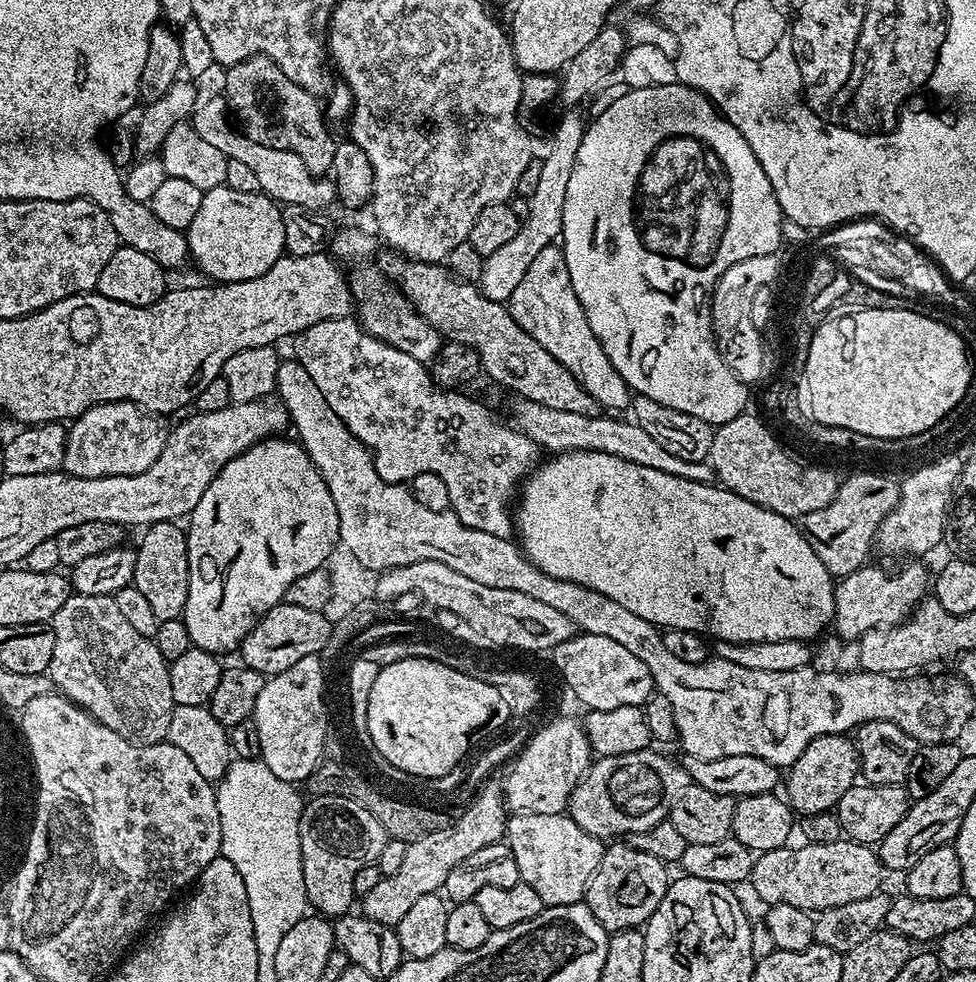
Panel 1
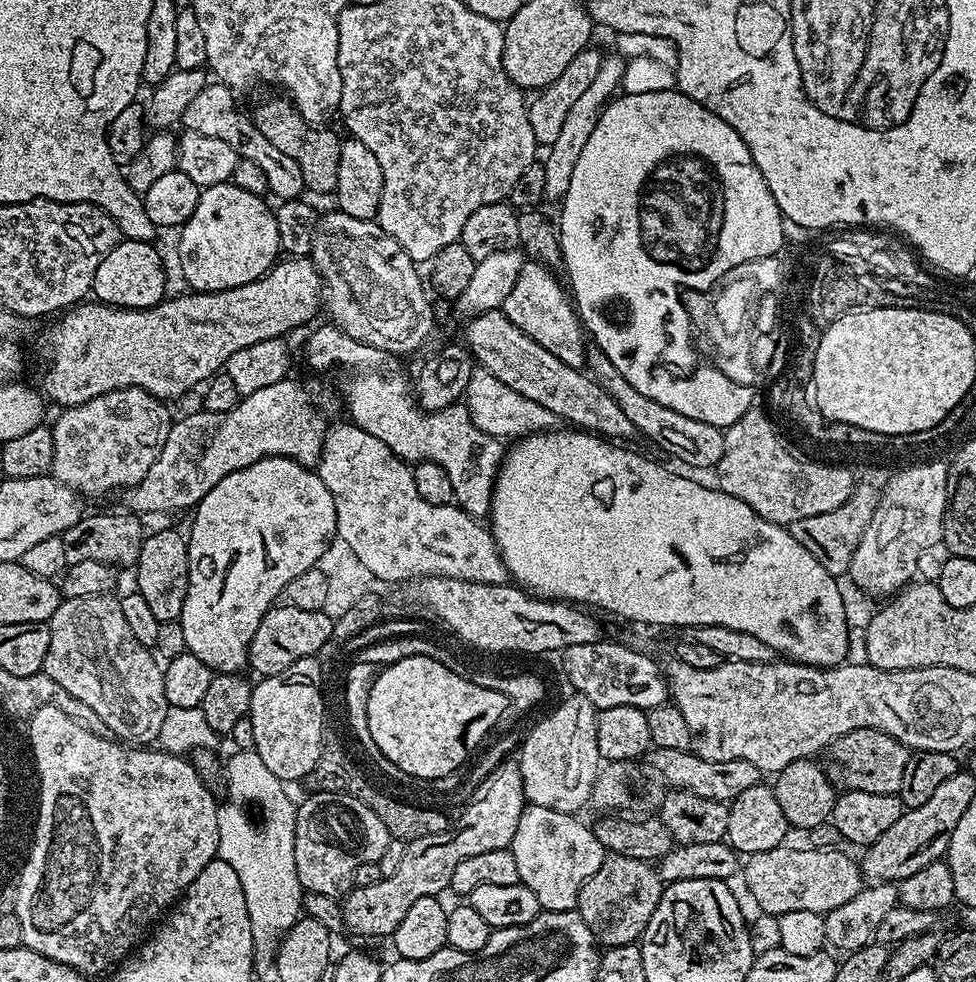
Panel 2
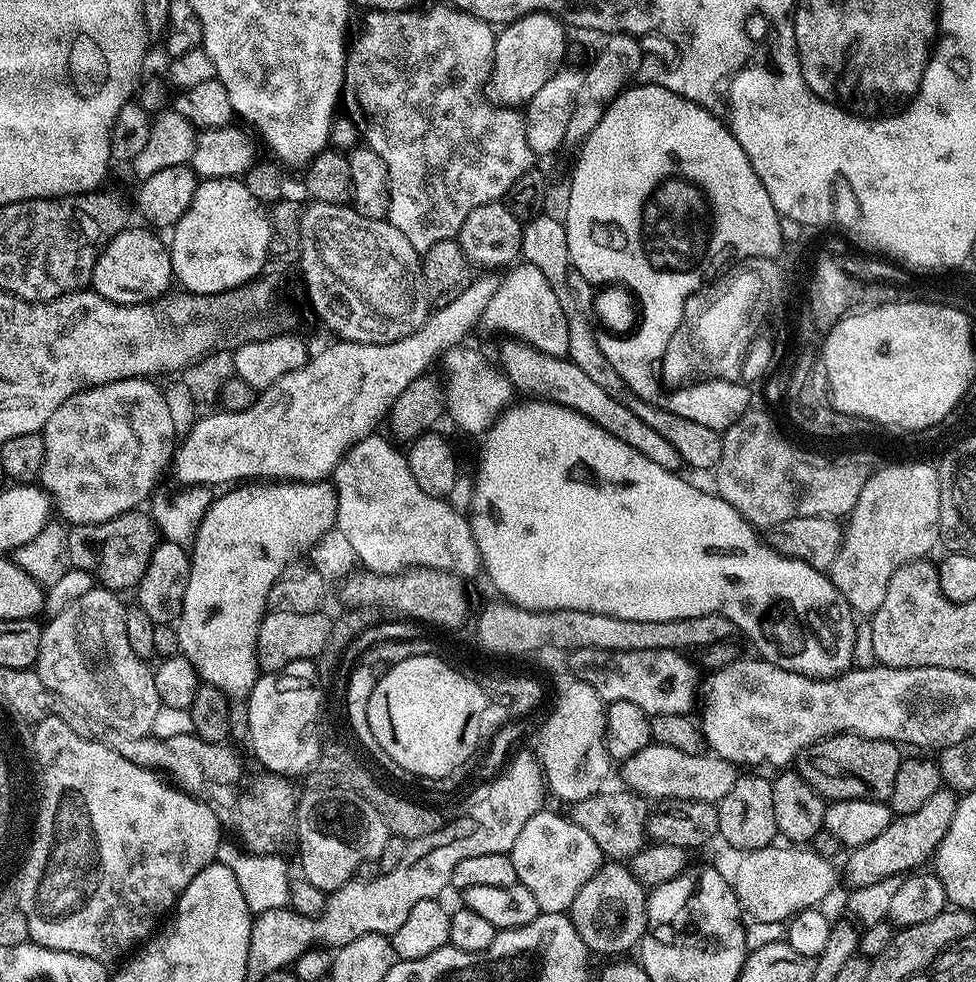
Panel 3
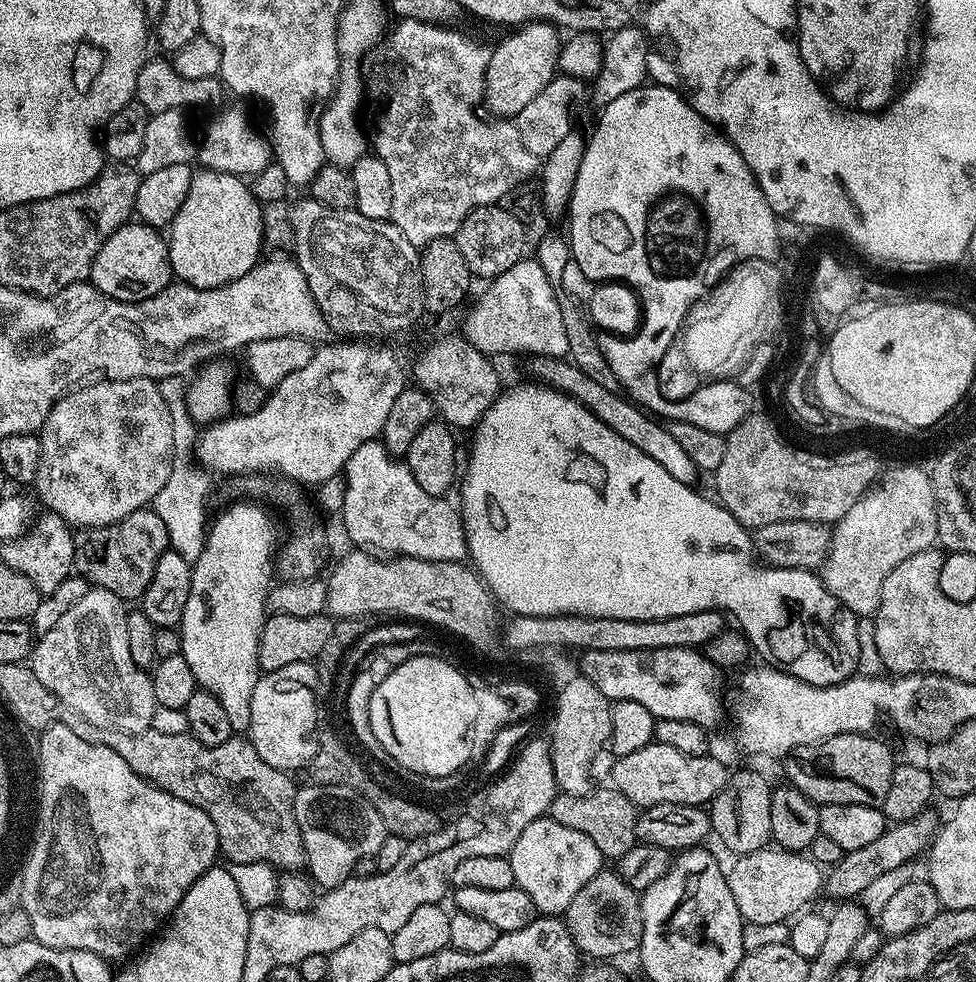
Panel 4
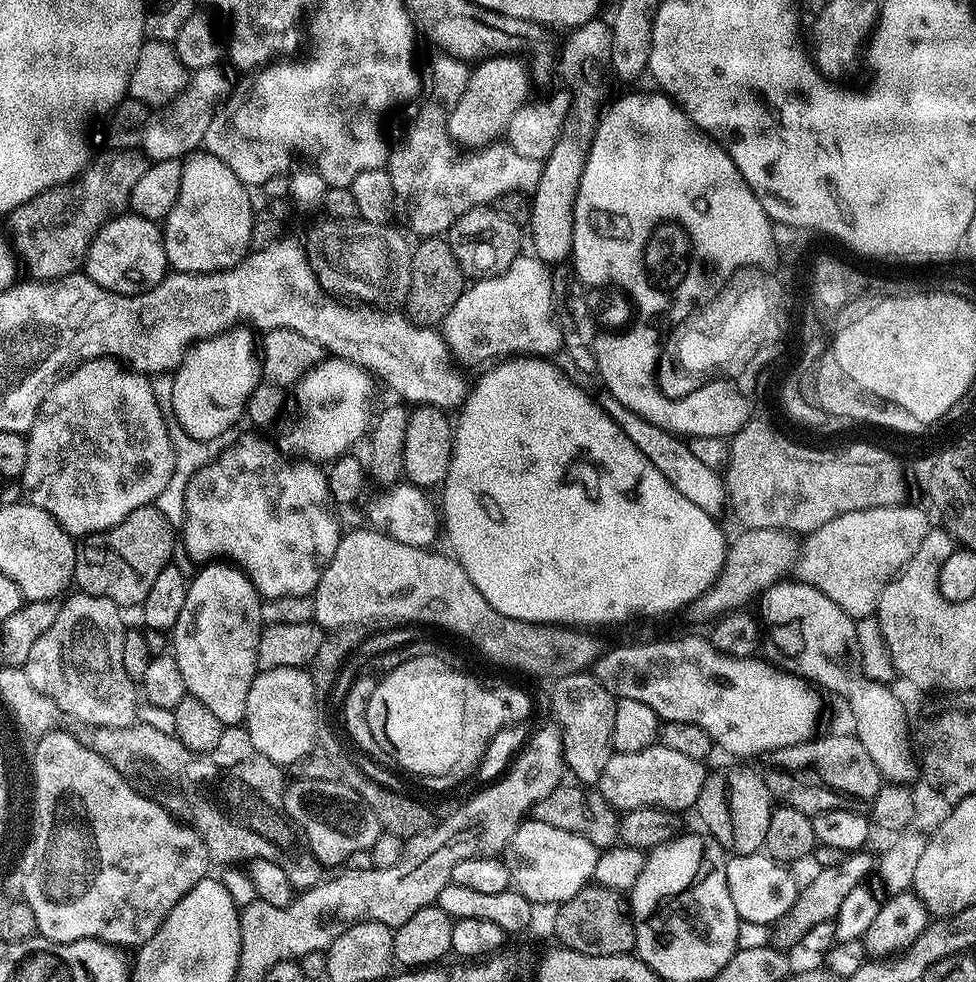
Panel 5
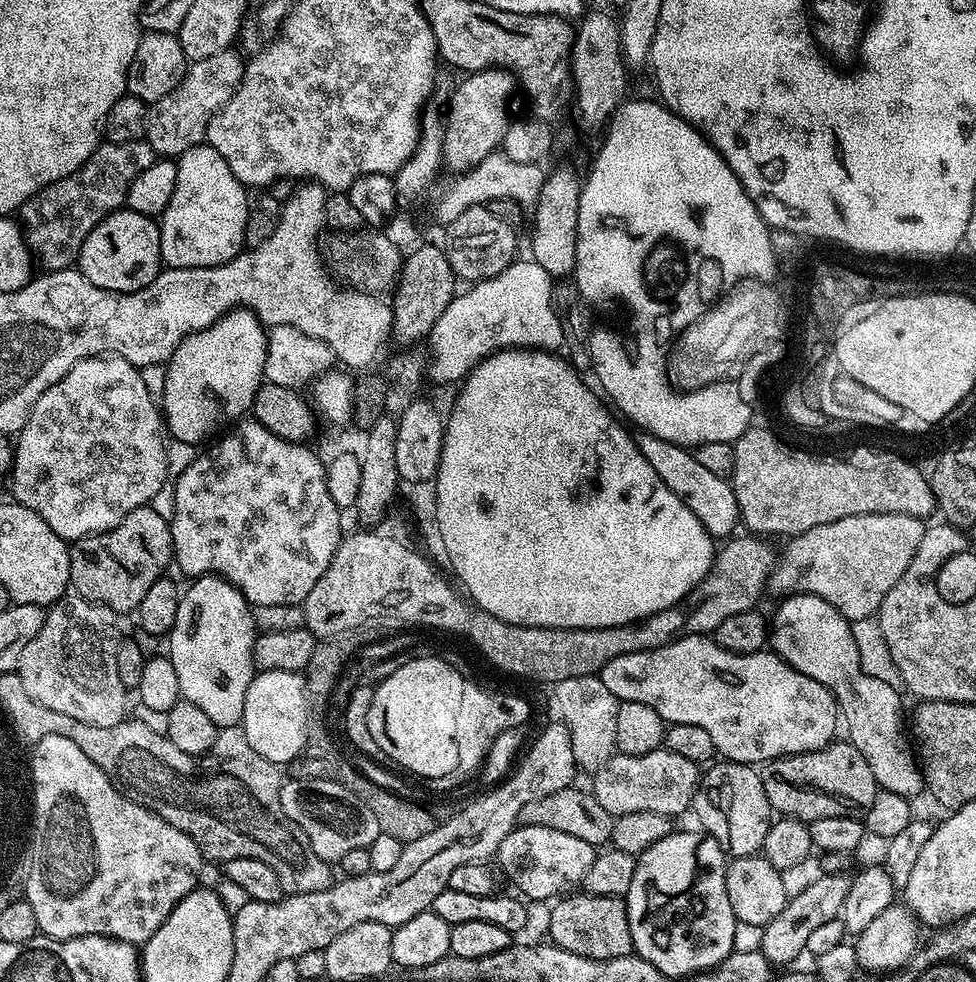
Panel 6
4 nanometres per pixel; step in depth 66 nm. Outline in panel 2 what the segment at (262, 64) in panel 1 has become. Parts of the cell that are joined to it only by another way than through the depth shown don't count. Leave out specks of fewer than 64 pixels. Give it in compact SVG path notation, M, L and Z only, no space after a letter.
M276 95L280 96L272 96L269 100L262 101L256 109L251 109L252 121L258 126L258 130L262 130L262 135L269 142L274 142L274 146L278 146L278 150L289 152L296 159L298 166L302 170L304 187L309 193L311 191L335 193L338 186L338 160L341 137L336 137L328 129L328 126L309 124L308 121L302 118L302 114L297 110L295 104L288 99L287 95Z

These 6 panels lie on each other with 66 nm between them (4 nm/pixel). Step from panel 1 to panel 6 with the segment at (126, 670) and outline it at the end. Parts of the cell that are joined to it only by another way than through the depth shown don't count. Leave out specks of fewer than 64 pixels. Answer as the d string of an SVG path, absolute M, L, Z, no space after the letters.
M75 594L57 600L47 609L42 630L38 630L38 634L30 638L26 650L22 650L18 675L26 694L30 694L30 698L42 706L58 710L58 714L78 718L78 722L90 722L94 726L121 724L130 712L130 692L118 675L118 650L122 633L116 620L119 620L117 612L105 604L95 604L93 600L84 600Z

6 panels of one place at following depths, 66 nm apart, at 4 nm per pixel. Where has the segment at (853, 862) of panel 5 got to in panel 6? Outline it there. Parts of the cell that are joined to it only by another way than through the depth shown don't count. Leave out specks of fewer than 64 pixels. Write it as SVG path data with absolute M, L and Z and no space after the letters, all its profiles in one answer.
M820 874L817 877L817 880L809 882L808 889L805 892L800 892L797 896L795 893L789 899L788 905L770 923L764 925L759 952L773 966L791 965L788 963L791 960L798 959L800 951L803 953L807 949L810 942L810 934L814 934L814 930L818 930L818 926L835 920L841 915L853 877L848 874L841 874L839 876Z

